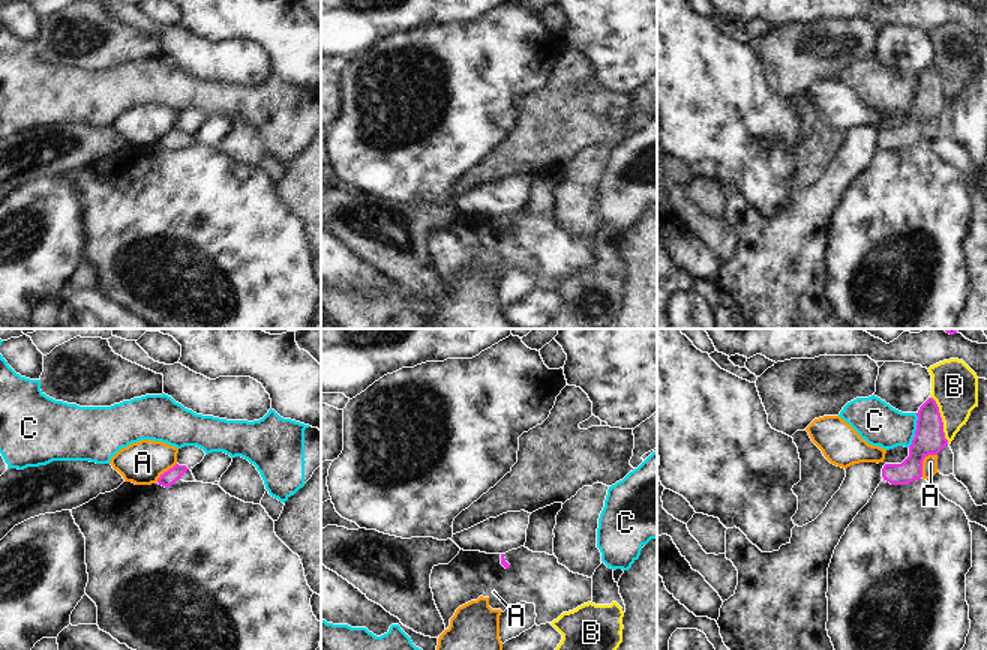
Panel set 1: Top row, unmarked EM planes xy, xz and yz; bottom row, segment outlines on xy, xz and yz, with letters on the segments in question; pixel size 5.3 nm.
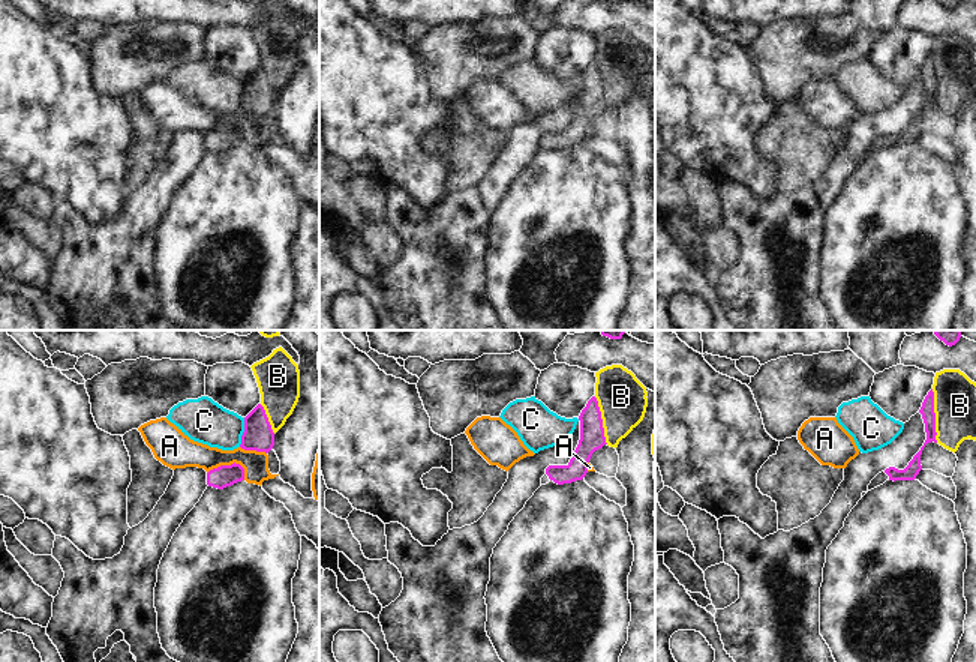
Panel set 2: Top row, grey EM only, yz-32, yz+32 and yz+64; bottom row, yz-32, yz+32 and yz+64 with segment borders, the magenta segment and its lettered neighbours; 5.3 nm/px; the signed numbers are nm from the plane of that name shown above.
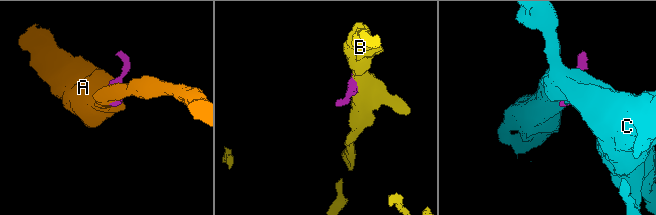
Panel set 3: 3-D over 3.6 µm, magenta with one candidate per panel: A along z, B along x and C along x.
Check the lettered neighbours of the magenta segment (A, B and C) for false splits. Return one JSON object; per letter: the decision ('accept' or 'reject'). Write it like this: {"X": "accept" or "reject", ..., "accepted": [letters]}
{"A": "reject", "B": "reject", "C": "reject", "accepted": []}

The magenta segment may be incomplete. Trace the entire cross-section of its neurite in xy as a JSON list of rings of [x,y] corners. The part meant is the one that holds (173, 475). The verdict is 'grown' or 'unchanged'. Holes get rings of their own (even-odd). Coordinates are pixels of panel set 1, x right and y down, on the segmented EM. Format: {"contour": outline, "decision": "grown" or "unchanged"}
{"contour": [[[176,464],[172,468],[160,474],[158,483],[168,488],[174,485],[178,479],[183,482],[196,482],[192,471],[186,465]]], "decision": "grown"}

